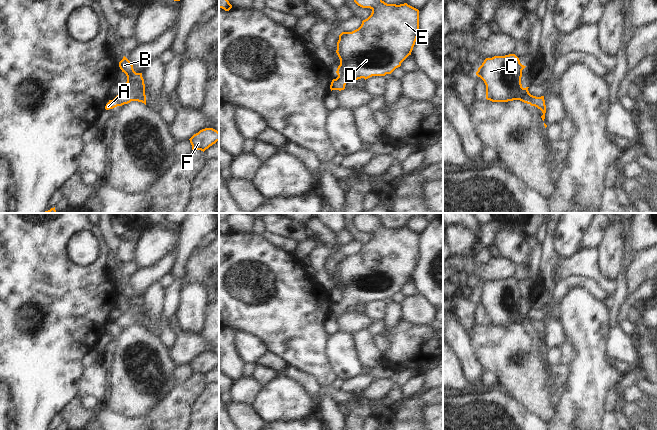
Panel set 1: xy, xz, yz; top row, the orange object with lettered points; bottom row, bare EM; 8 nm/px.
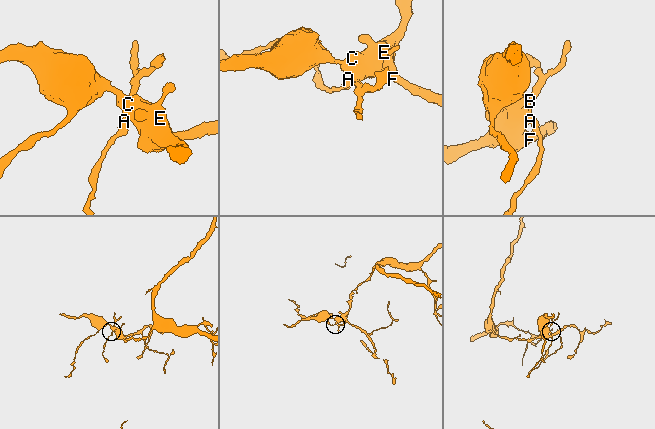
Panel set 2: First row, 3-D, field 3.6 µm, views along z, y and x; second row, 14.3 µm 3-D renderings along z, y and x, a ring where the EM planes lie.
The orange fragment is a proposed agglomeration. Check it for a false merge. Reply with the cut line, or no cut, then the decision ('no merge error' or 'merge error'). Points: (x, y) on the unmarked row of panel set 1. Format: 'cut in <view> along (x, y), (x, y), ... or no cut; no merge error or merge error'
no cut; no merge error

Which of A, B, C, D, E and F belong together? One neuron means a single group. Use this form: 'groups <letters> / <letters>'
groups A B C D E F

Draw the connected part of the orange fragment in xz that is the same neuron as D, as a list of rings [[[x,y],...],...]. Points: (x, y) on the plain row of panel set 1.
[[[360,213],[353,219],[354,226],[362,232],[370,232],[371,239],[352,256],[342,256],[337,266],[336,277],[340,283],[336,303],[330,309],[332,314],[344,314],[347,306],[372,300],[391,298],[411,279],[419,259],[419,234],[407,227],[387,228],[371,213]]]

